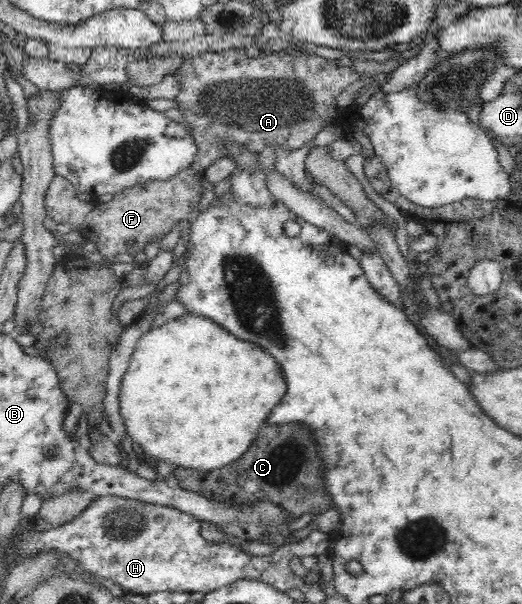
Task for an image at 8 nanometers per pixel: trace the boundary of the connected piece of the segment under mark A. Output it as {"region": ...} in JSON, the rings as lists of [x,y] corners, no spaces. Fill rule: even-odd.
{"region":[[[245,48],[187,56],[176,76],[180,84],[180,94],[175,98],[177,109],[192,127],[197,144],[193,164],[204,170],[220,157],[227,157],[225,144],[239,144],[247,148],[249,143],[251,152],[261,152],[267,145],[274,144],[289,150],[302,148],[333,120],[340,108],[337,104],[339,93],[359,79],[356,70],[339,65],[336,59],[326,59],[314,53],[309,56],[301,55],[297,50],[289,53],[279,50],[270,54],[261,51],[258,58],[249,58]]]}

